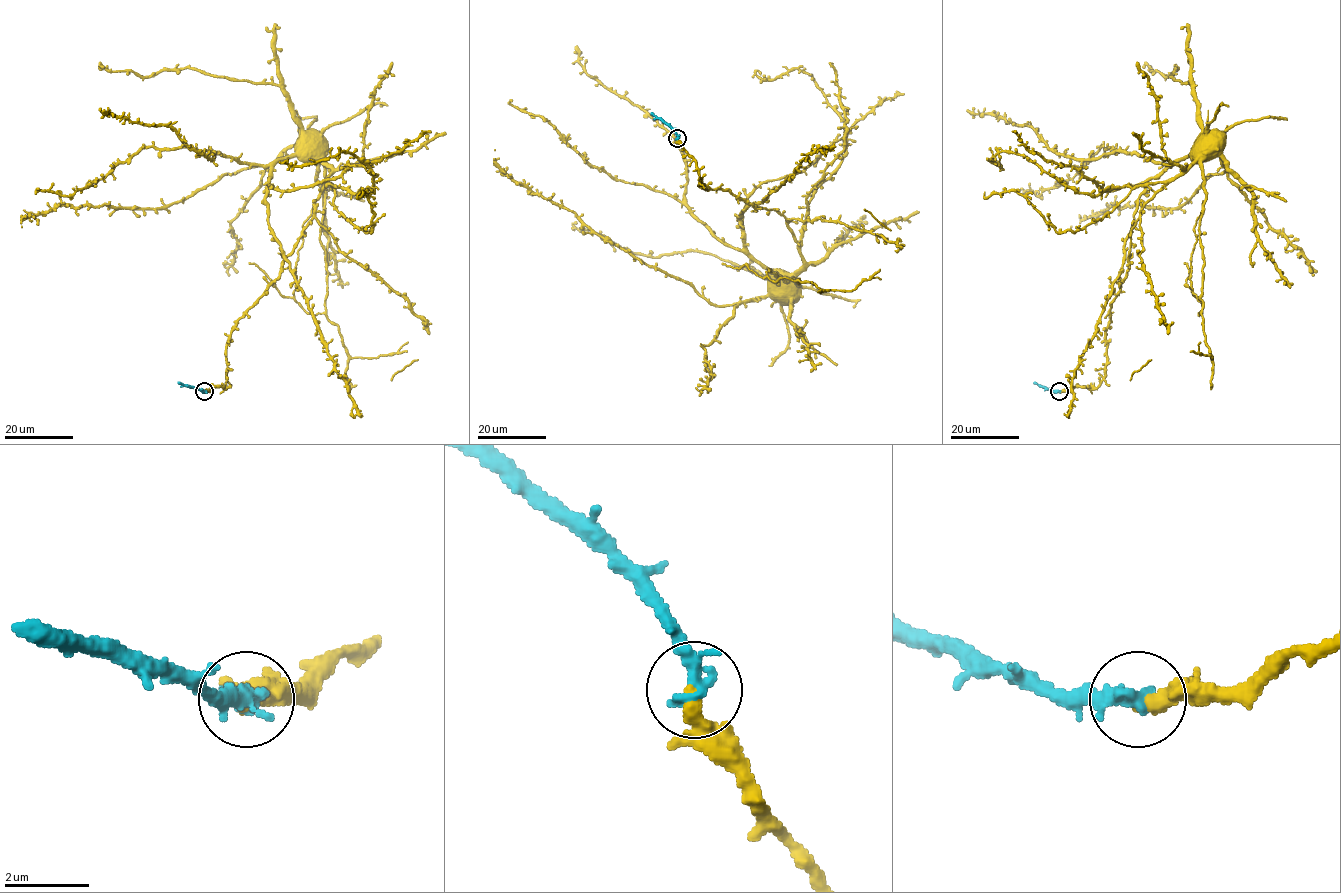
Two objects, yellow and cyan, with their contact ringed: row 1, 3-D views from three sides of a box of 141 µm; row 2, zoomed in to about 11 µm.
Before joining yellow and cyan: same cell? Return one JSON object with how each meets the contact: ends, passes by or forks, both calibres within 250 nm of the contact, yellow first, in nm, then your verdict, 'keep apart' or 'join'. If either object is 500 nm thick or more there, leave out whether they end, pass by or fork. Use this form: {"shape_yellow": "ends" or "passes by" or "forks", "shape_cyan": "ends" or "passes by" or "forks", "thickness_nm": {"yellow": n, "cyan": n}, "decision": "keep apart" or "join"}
{"shape_yellow": "ends", "shape_cyan": "passes by", "thickness_nm": {"yellow": 400, "cyan": 320}, "decision": "join"}

